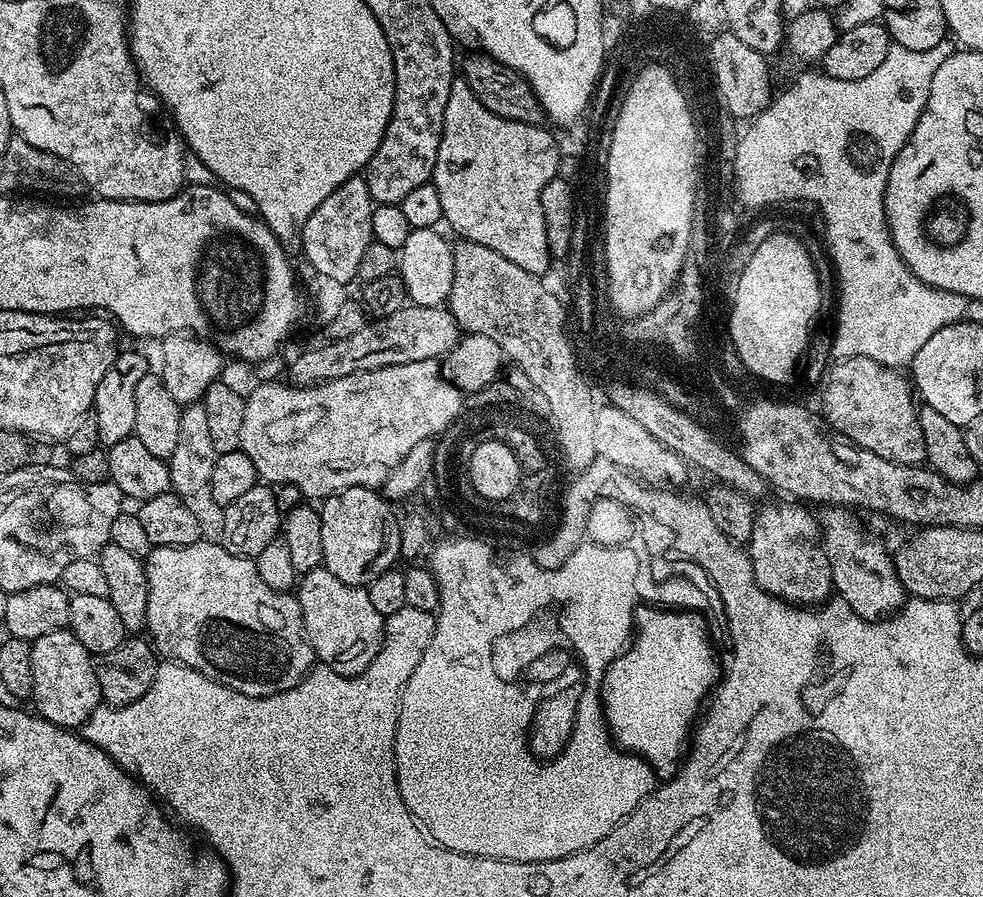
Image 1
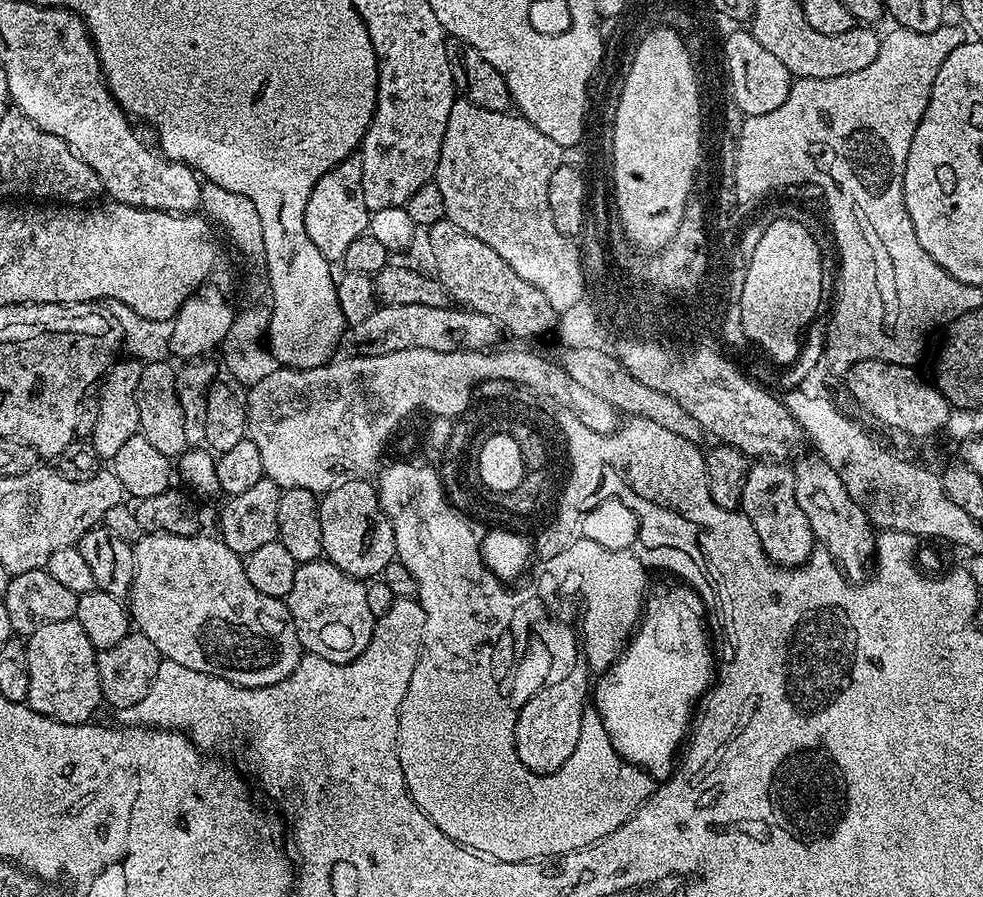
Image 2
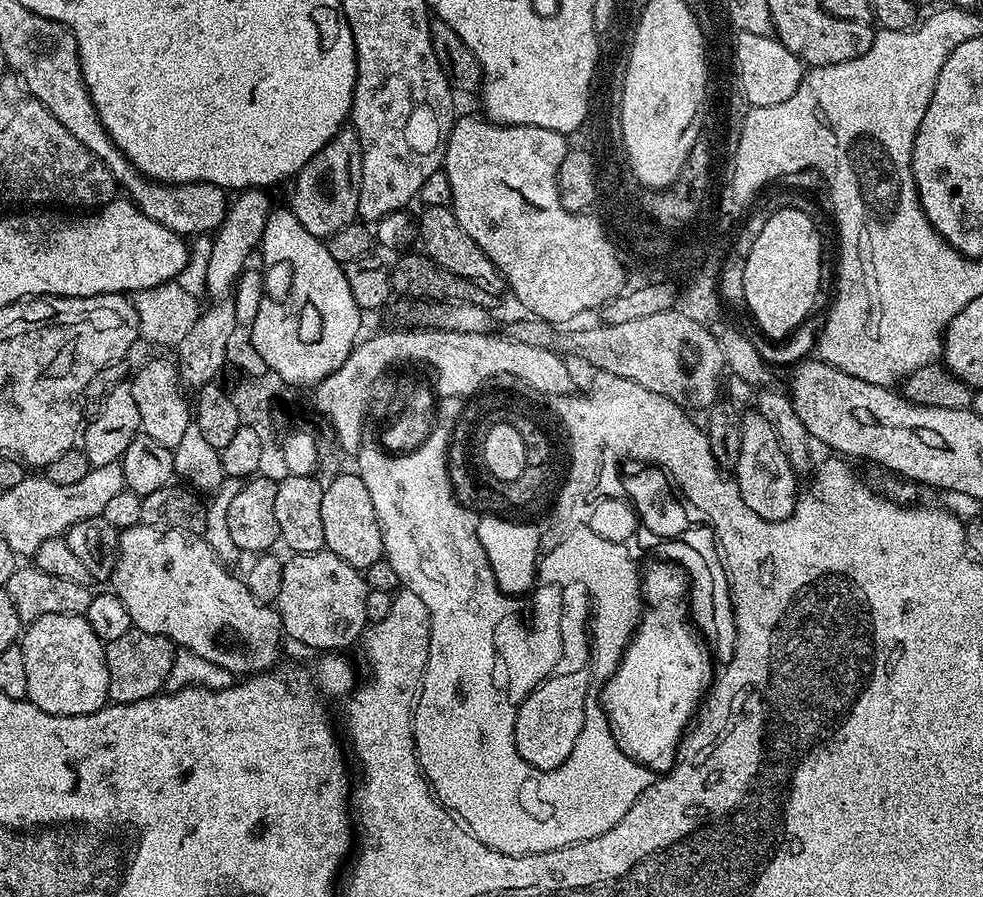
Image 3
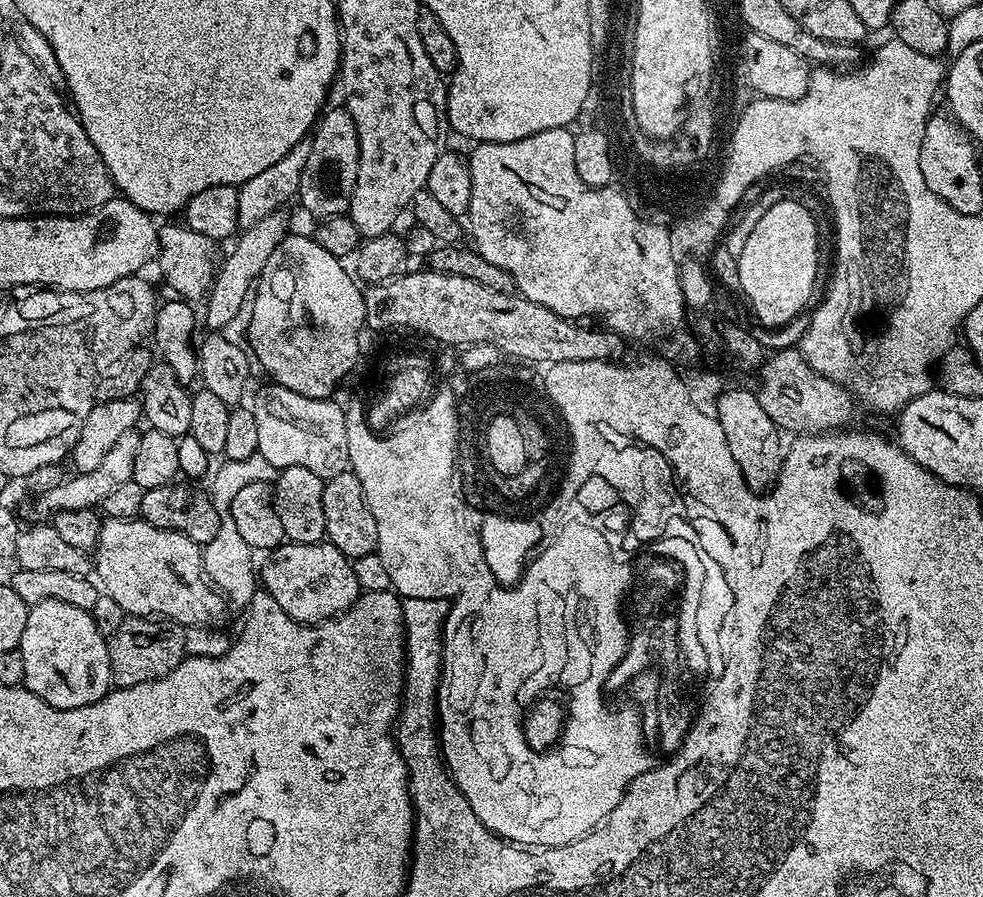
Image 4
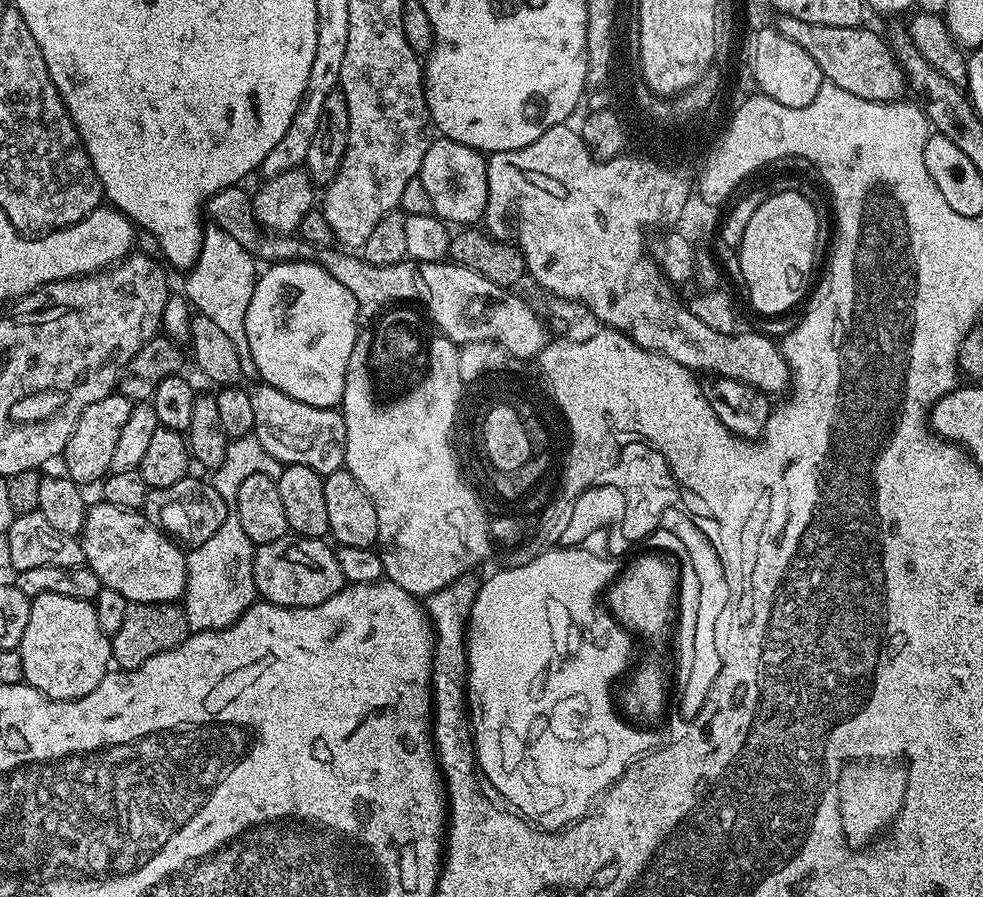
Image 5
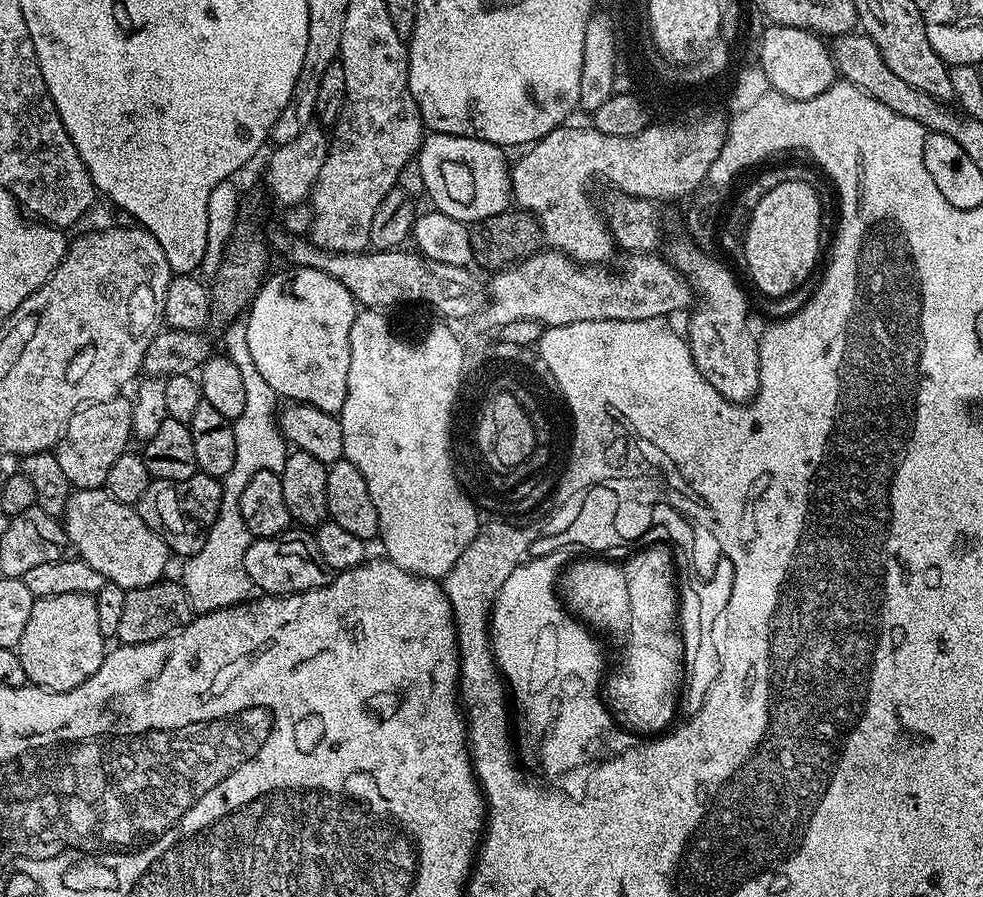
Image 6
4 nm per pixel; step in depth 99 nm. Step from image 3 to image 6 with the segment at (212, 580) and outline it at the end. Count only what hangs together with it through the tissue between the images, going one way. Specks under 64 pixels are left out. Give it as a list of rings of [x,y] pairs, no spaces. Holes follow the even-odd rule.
[[[103,488],[75,489],[69,495],[64,507],[62,523],[64,532],[68,536],[68,543],[74,549],[75,555],[90,566],[94,566],[94,570],[98,570],[98,574],[102,574],[102,578],[107,583],[117,584],[127,590],[150,586],[165,579],[167,572],[164,571],[168,568],[170,553],[168,547],[162,542],[162,538],[154,534],[154,530],[150,530],[146,522],[142,522],[139,511],[133,505],[123,504],[110,498],[110,494]]]

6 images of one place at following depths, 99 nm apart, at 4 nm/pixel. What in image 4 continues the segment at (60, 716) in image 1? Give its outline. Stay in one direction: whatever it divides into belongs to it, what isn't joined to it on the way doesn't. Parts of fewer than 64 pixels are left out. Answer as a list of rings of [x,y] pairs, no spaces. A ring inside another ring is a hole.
[[[47,600],[31,605],[26,618],[26,630],[22,630],[19,649],[26,669],[23,687],[50,706],[62,710],[90,706],[101,700],[113,687],[107,639],[98,630],[98,626],[94,626],[91,612],[78,610],[78,606],[70,606],[70,602]]]

